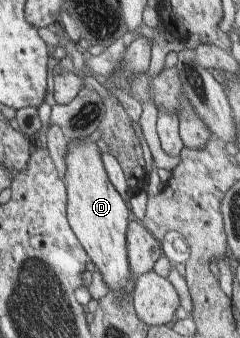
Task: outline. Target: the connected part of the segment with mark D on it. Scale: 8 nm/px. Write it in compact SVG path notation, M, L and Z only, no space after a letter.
M86 138L68 141L65 155L64 183L67 187L67 218L78 241L99 269L109 293L120 301L122 294L132 295L135 279L127 256L127 227L131 222L130 207L108 177L103 153L96 142Z

